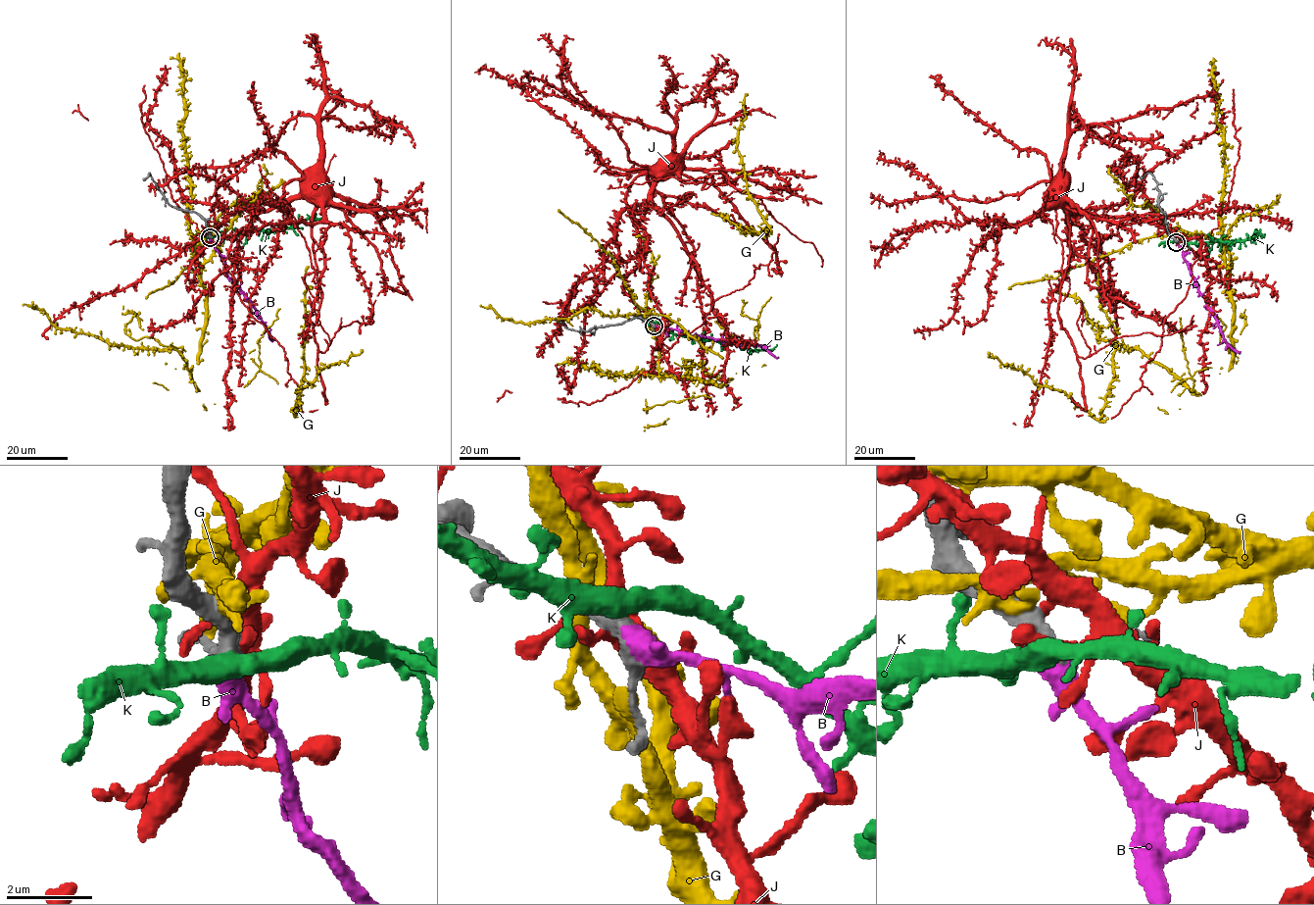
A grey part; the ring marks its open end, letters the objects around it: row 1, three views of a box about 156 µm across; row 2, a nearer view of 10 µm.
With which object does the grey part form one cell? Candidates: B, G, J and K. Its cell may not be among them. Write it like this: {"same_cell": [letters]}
{"same_cell": ["B"]}

